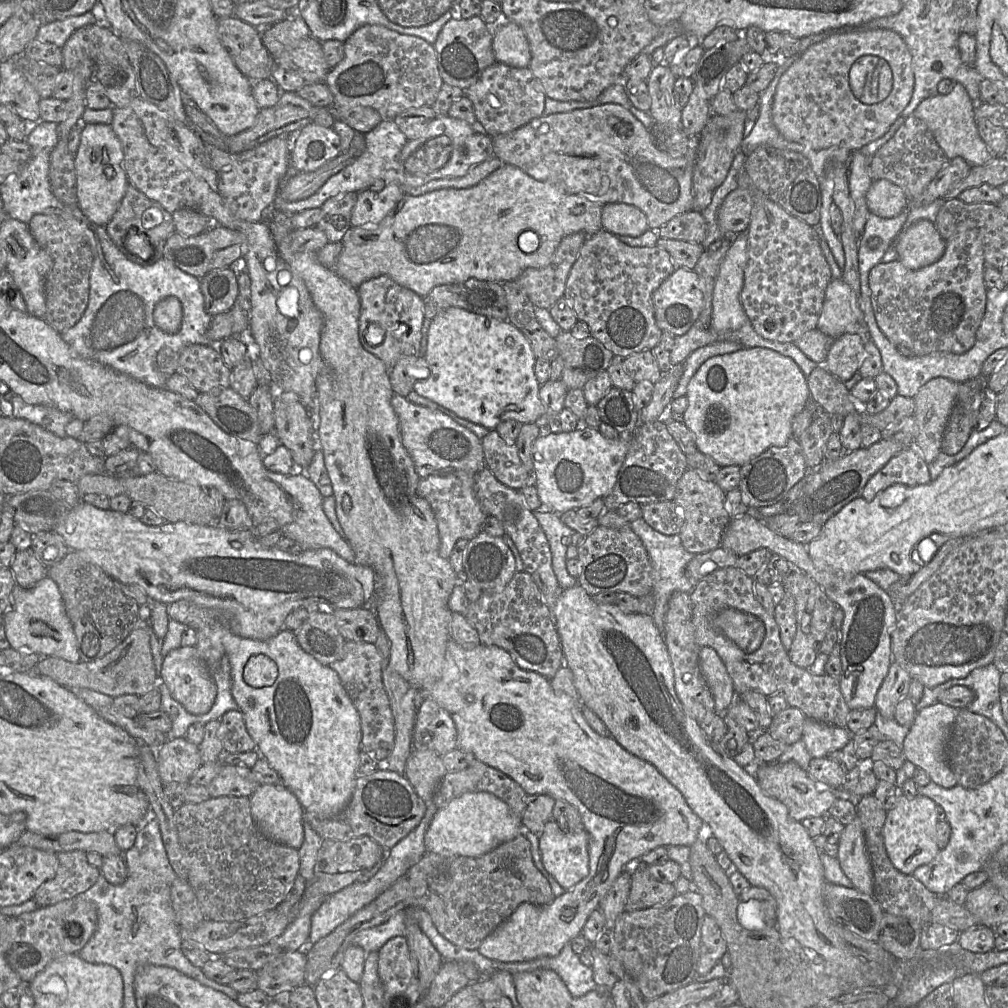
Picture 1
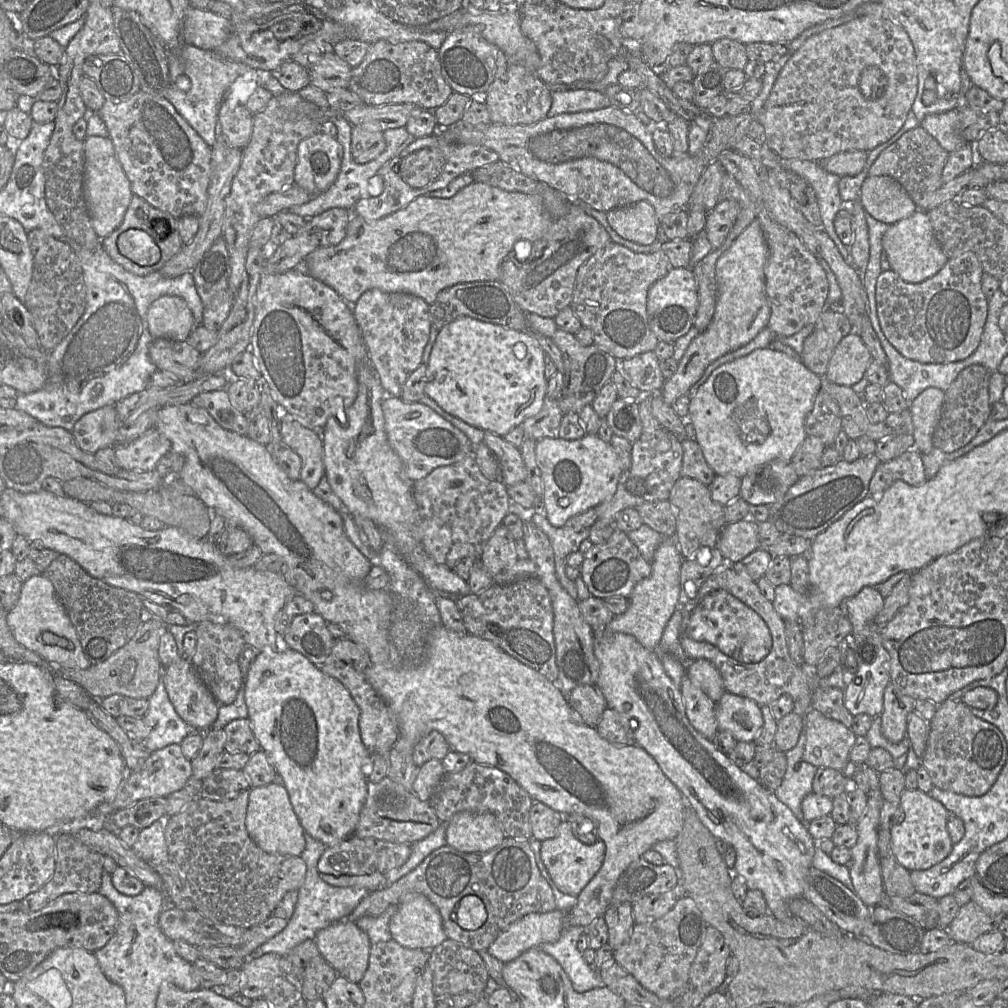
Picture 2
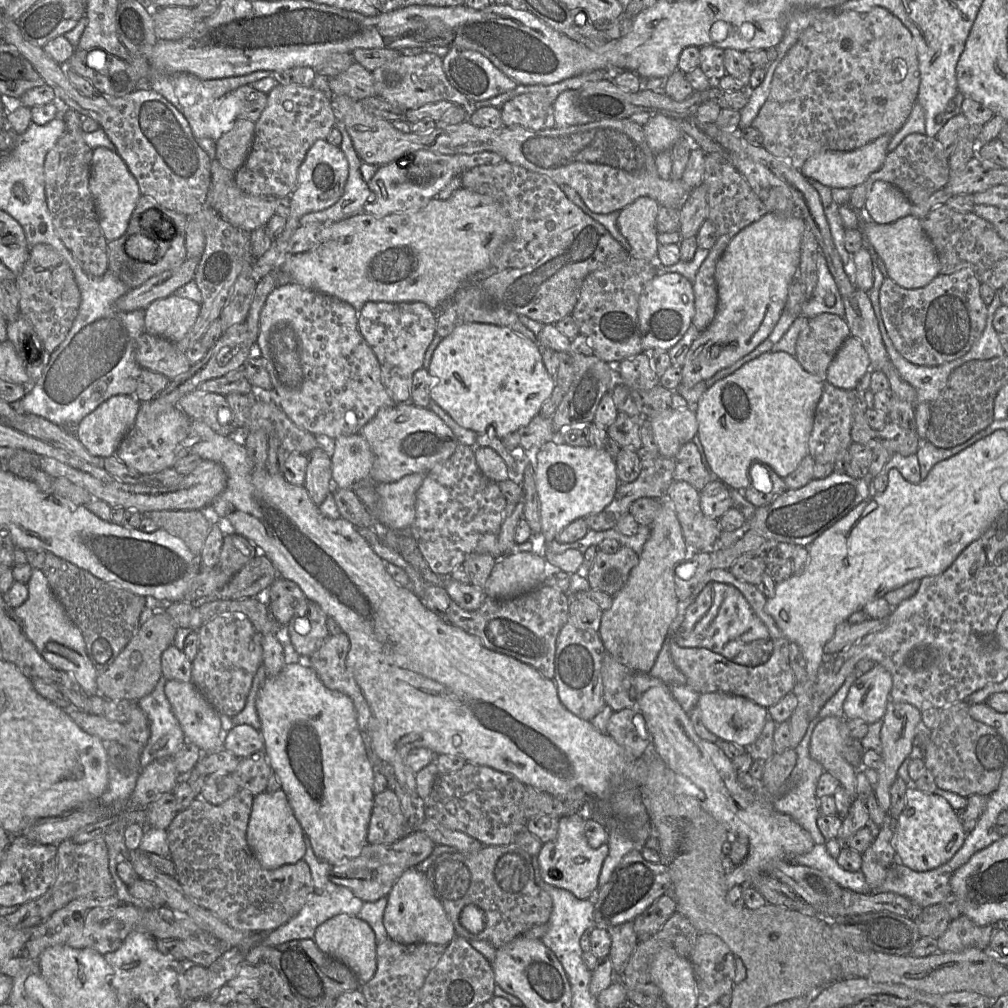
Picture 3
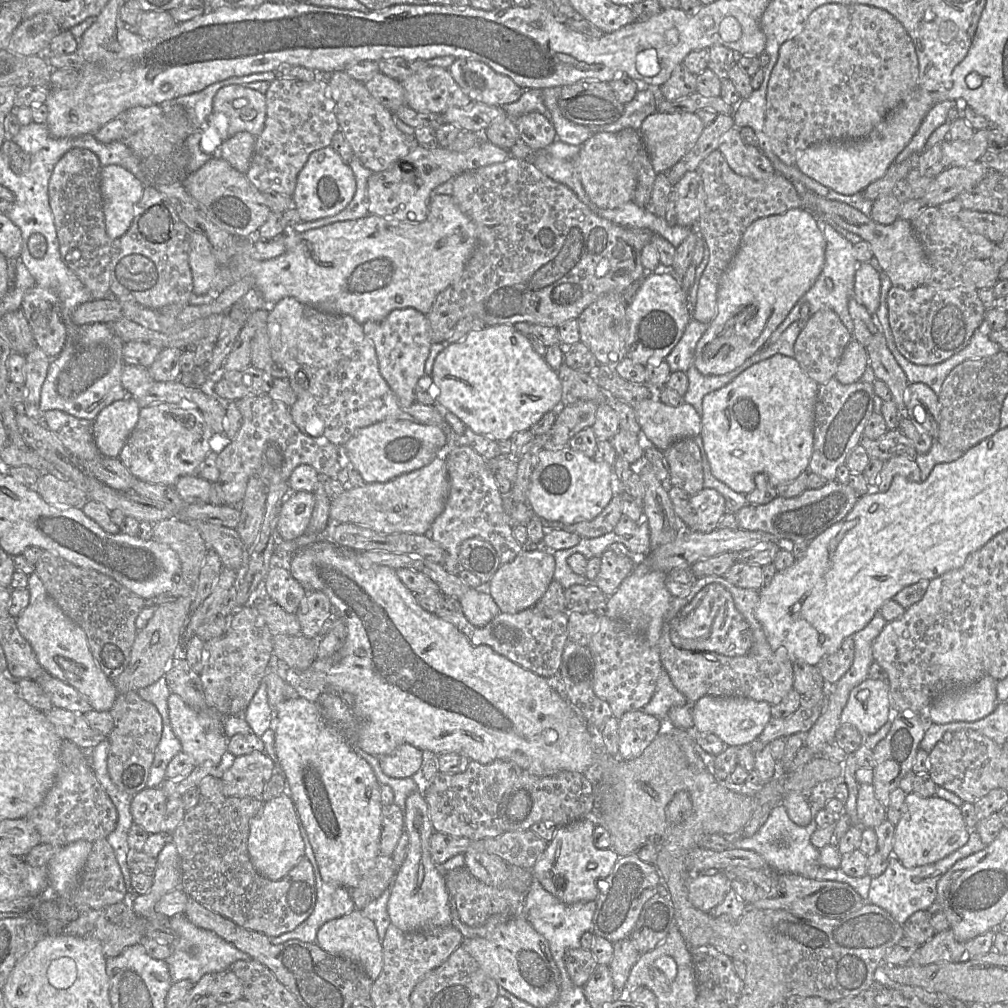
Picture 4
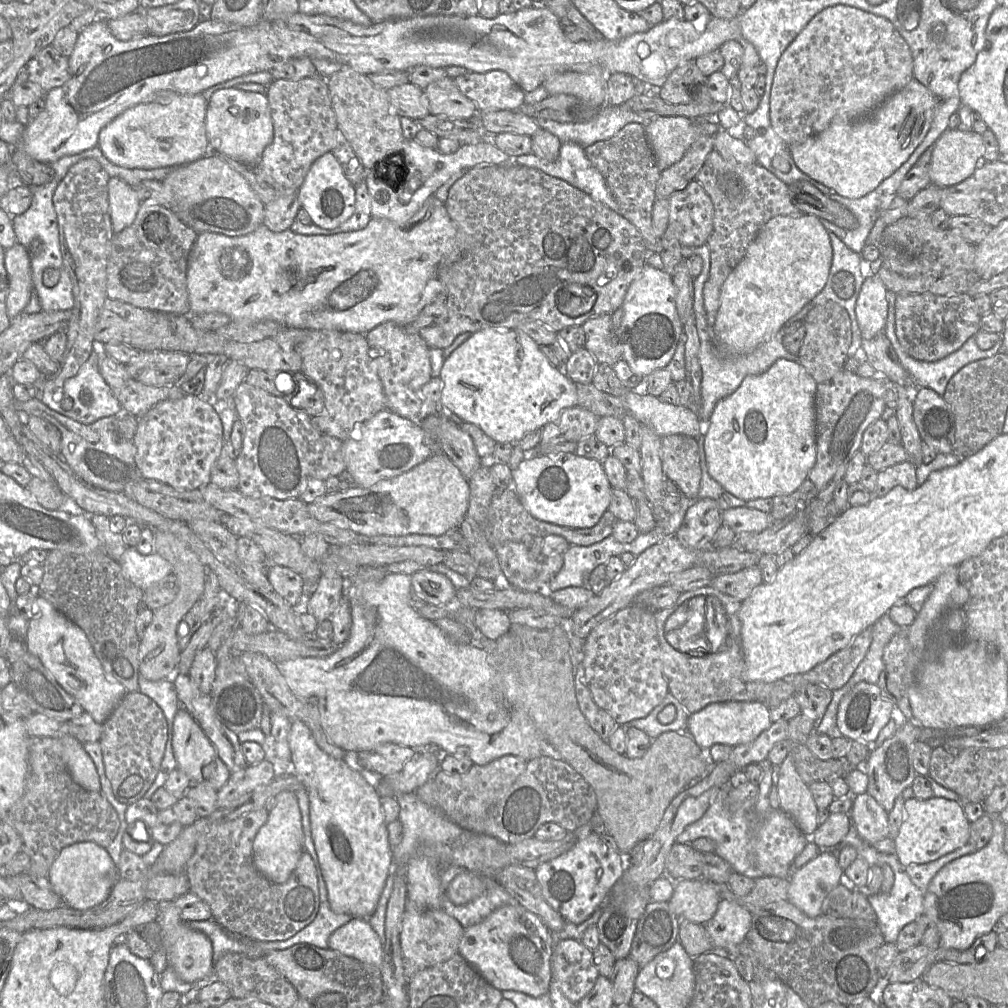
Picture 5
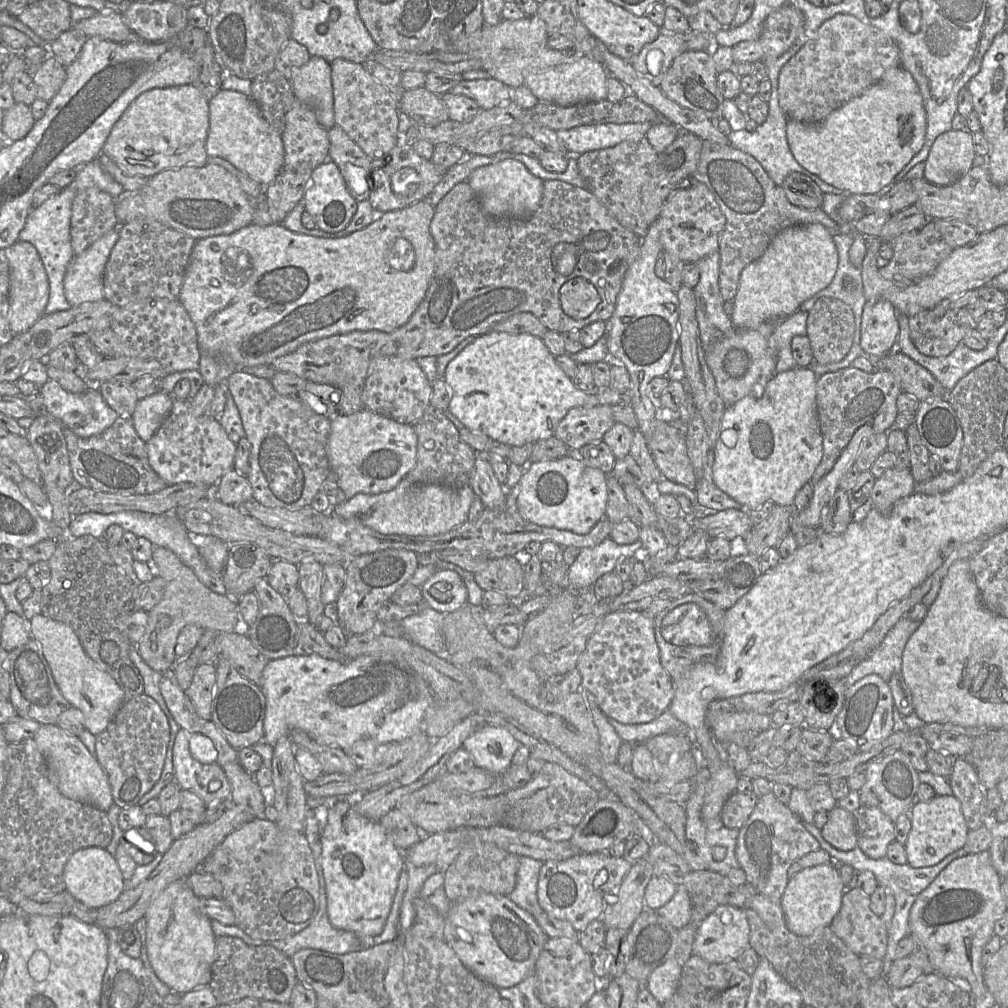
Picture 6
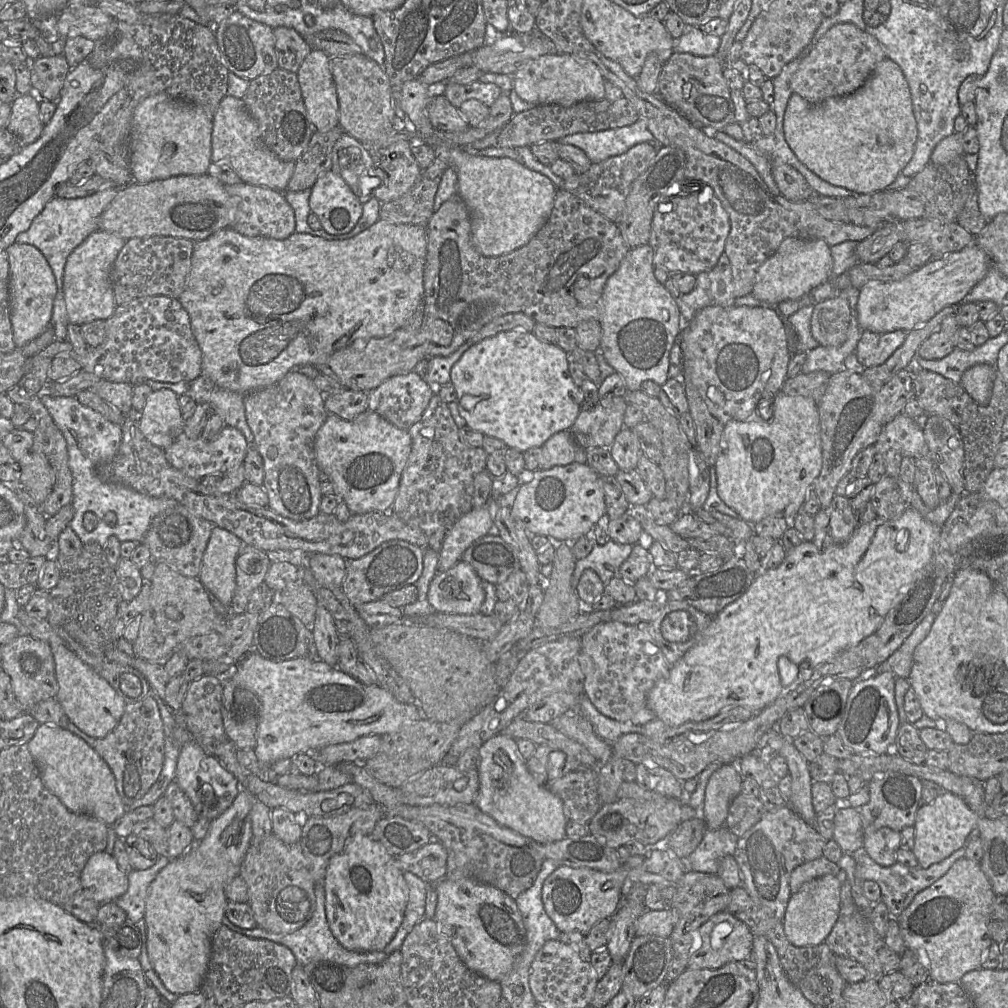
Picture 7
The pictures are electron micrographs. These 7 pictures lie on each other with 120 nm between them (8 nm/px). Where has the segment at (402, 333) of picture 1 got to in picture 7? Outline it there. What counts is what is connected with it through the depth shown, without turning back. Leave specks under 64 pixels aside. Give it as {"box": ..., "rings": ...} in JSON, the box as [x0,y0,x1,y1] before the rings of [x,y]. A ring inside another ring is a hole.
{"box":[368,370,433,430],"rings":[[[414,370],[392,376],[368,392],[368,410],[408,430],[422,416],[433,393]]]}

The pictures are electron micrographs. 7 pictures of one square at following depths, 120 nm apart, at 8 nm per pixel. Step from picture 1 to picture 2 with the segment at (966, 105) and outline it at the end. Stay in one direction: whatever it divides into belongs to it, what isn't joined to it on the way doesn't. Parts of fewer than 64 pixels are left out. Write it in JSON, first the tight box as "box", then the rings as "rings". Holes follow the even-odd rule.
{"box":[920,108,969,153],"rings":[[[954,108],[944,113],[929,114],[920,122],[920,126],[948,153],[969,144],[959,134],[958,112],[959,108]]]}

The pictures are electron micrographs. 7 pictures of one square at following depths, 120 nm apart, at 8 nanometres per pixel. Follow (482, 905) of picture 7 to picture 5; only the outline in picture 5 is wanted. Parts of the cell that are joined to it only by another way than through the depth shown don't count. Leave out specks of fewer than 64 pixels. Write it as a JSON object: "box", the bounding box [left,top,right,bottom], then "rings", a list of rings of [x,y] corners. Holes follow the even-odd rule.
{"box":[458,906,551,997],"rings":[[[523,906],[497,908],[481,922],[467,927],[458,947],[459,954],[499,991],[514,990],[539,997],[548,993],[551,983],[550,930]]]}

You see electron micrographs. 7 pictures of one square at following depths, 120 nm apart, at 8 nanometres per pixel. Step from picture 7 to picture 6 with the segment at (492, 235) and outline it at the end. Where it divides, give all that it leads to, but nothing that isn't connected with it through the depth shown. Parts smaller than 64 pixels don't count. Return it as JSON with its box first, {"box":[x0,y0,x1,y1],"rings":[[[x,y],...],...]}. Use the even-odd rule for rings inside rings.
{"box":[466,158,544,220],"rings":[[[512,158],[479,167],[466,181],[475,192],[482,211],[495,219],[526,220],[537,211],[543,195],[544,180],[530,173],[523,163]]]}

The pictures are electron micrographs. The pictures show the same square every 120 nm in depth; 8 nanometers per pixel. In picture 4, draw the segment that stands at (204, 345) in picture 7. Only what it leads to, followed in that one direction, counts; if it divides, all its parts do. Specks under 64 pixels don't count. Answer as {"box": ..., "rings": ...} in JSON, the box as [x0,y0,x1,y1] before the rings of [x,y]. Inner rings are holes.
{"box":[189,194,477,324],"rings":[[[431,194],[428,215],[423,221],[402,222],[367,214],[357,220],[335,222],[305,232],[286,230],[284,243],[286,251],[278,257],[258,261],[249,255],[236,255],[235,265],[223,266],[218,262],[208,238],[199,231],[193,231],[189,249],[193,293],[219,295],[238,279],[252,276],[254,288],[267,306],[282,298],[294,297],[324,312],[349,315],[360,324],[381,321],[392,310],[408,307],[427,315],[437,296],[461,277],[476,247],[477,234],[474,224],[461,212],[452,195]]]}

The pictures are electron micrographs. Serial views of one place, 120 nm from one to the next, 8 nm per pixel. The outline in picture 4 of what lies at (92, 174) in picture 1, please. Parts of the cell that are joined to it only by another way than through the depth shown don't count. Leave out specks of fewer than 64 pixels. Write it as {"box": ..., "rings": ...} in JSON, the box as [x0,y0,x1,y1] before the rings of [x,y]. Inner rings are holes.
{"box":[101,164,144,241],"rings":[[[111,164],[101,169],[101,193],[105,228],[113,241],[129,229],[144,193],[144,184],[126,168]]]}

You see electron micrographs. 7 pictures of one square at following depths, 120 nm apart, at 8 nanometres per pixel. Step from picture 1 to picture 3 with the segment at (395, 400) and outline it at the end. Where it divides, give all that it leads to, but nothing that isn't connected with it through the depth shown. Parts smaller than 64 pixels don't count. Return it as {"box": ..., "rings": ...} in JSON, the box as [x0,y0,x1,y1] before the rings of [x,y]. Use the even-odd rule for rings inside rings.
{"box":[359,402,459,484],"rings":[[[412,402],[395,403],[379,409],[375,416],[362,426],[359,433],[366,439],[374,455],[371,480],[376,484],[395,482],[412,473],[426,473],[437,463],[448,459],[459,444],[452,430],[439,416],[429,408],[414,405]]]}

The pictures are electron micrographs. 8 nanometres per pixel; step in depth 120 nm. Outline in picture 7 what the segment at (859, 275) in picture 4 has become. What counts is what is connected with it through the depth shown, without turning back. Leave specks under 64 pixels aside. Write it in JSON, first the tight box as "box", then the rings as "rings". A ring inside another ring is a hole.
{"box":[856,330,907,368],"rings":[[[863,330],[856,347],[858,361],[866,368],[879,366],[904,343],[907,332],[875,333]]]}

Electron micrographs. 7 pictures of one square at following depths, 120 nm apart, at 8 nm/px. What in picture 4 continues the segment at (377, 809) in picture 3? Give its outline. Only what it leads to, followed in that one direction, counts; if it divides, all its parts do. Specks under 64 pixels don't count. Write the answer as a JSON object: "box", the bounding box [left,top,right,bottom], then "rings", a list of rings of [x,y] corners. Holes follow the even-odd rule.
{"box":[379,803,404,857],"rings":[[[395,803],[383,806],[379,855],[392,857],[404,831],[404,812]]]}

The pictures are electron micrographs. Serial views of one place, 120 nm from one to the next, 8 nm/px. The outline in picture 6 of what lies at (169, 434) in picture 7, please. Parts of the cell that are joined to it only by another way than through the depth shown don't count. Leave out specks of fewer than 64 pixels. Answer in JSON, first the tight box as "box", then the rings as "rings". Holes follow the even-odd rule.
{"box":[132,391,174,442],"rings":[[[160,391],[139,400],[132,415],[134,428],[139,437],[147,442],[156,433],[170,413],[174,398]]]}

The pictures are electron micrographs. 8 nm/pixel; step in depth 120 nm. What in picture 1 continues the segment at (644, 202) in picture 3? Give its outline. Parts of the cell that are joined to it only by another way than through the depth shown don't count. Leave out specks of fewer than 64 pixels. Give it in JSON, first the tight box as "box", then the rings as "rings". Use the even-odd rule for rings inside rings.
{"box":[601,203,649,237],"rings":[[[626,203],[605,204],[601,220],[604,230],[614,235],[638,237],[649,229],[644,212]]]}

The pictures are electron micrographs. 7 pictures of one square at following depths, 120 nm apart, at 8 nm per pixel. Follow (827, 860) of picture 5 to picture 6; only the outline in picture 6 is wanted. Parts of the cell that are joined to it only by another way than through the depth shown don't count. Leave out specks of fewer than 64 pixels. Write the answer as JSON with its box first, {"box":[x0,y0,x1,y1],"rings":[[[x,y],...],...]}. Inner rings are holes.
{"box":[781,862,845,936],"rings":[[[834,862],[805,868],[796,873],[788,880],[781,899],[788,929],[798,936],[809,936],[820,928],[830,926],[839,912],[845,889]]]}

